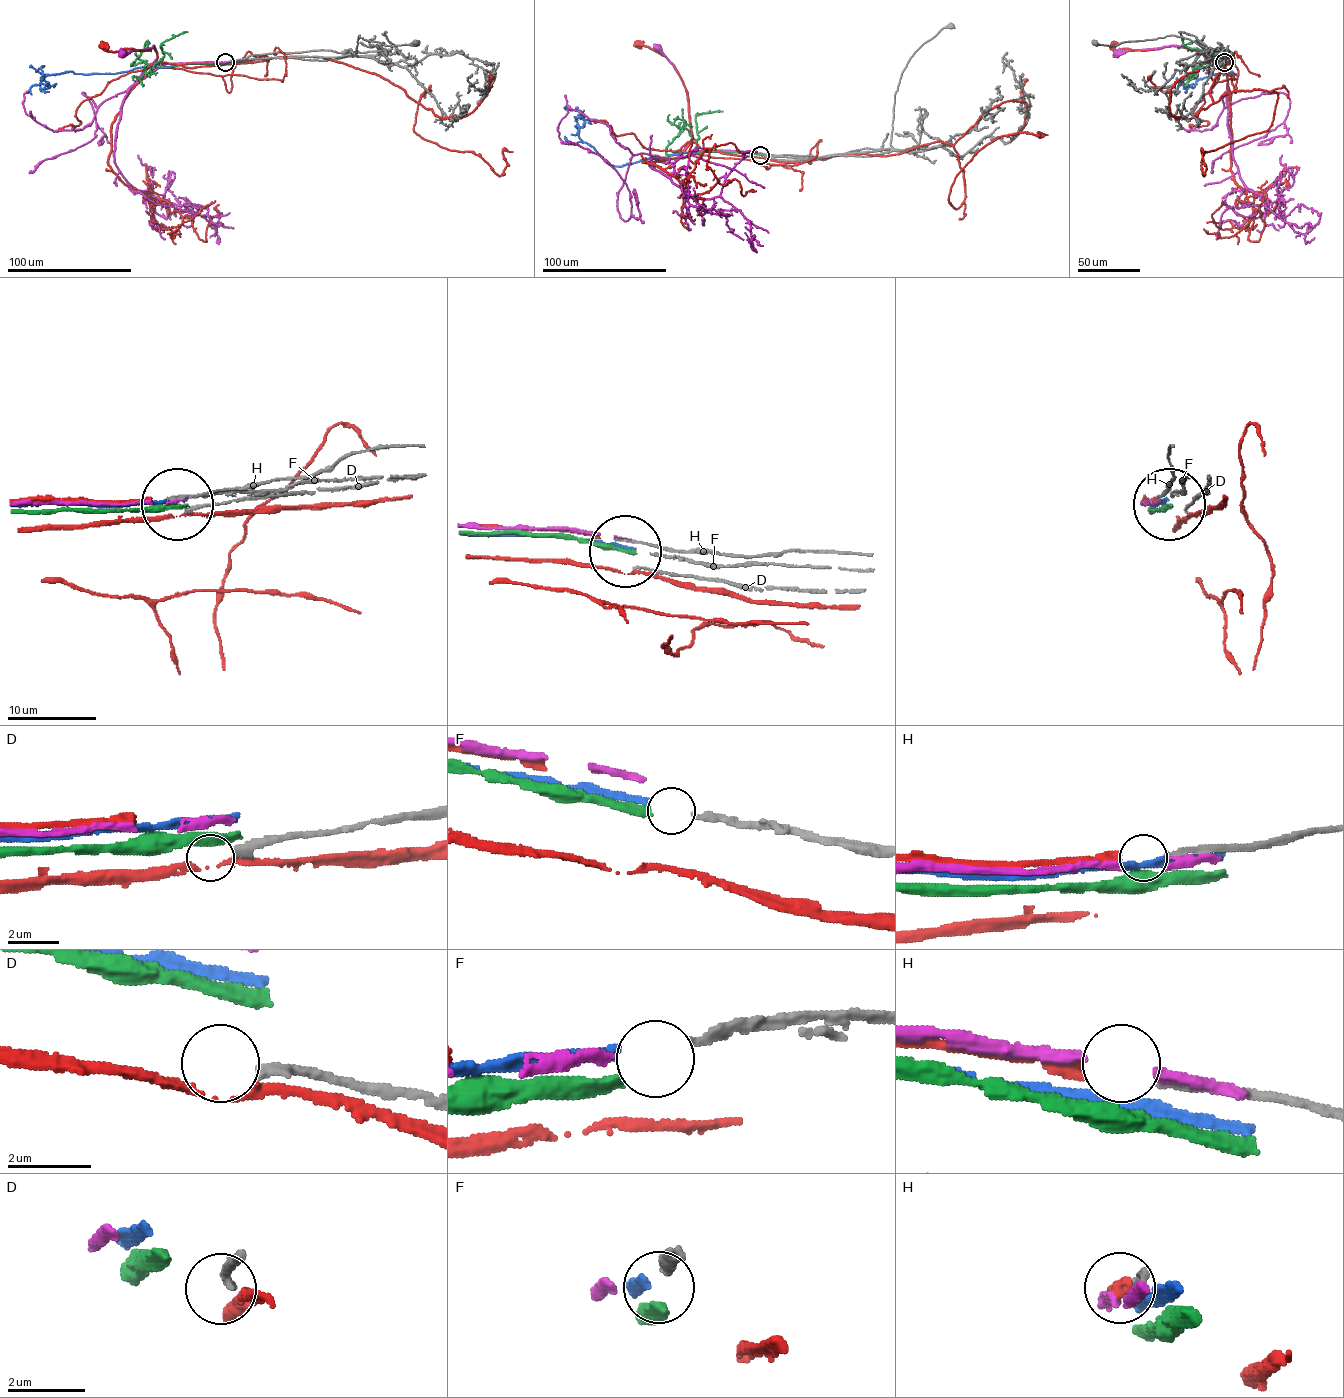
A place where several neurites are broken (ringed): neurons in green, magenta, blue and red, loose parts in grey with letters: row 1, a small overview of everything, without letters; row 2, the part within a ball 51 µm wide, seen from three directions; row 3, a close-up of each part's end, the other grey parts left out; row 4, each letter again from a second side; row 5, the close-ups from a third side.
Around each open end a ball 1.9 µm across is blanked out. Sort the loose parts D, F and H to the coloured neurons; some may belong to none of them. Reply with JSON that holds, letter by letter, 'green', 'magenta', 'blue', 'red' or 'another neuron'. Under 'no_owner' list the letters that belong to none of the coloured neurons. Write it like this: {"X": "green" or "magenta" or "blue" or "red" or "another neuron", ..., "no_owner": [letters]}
{"D": "another neuron", "F": "blue", "H": "red", "no_owner": ["D"]}

